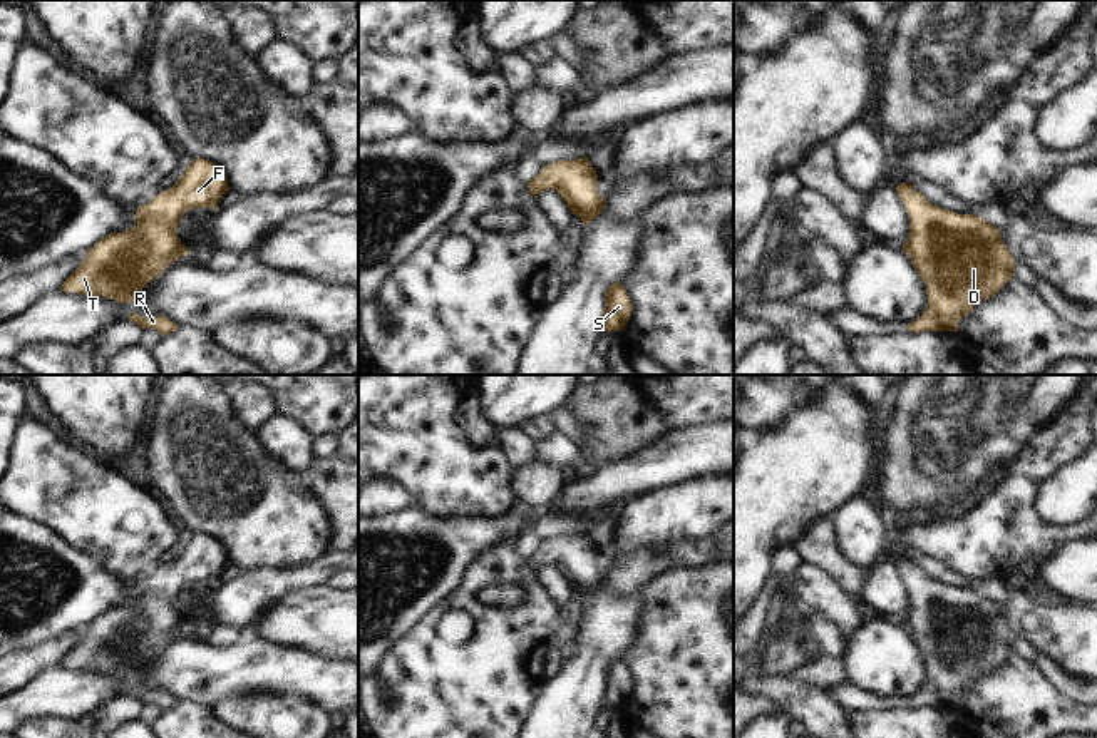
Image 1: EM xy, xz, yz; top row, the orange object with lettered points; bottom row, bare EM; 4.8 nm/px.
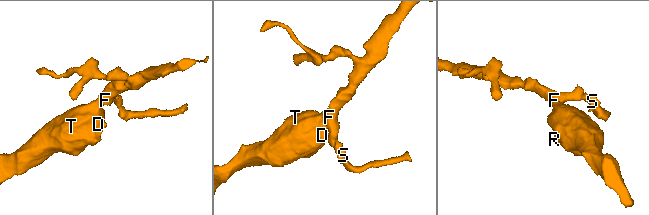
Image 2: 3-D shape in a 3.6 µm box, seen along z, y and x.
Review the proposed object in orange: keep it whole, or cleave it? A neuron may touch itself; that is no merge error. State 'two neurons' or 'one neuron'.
one neuron

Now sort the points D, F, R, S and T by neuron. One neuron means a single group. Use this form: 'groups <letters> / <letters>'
groups D F R S T

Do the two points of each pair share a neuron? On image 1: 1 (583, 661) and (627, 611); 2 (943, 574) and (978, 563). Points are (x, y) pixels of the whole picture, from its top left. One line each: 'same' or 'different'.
1: same
2: different

